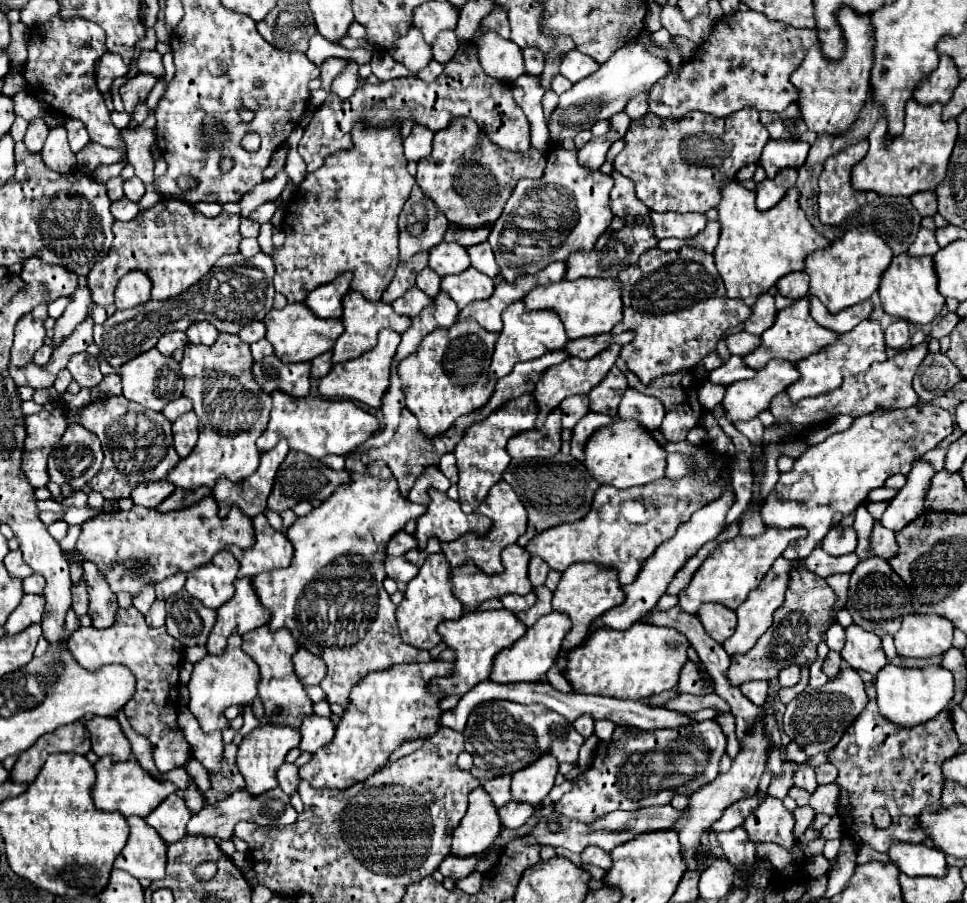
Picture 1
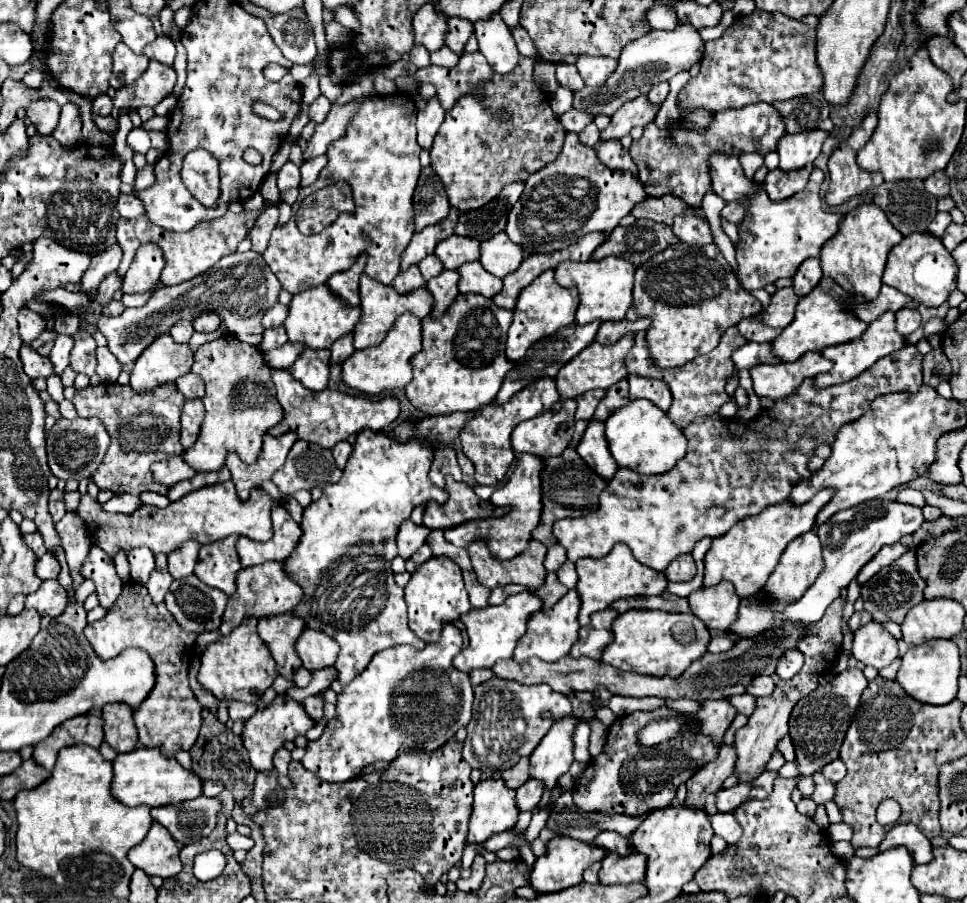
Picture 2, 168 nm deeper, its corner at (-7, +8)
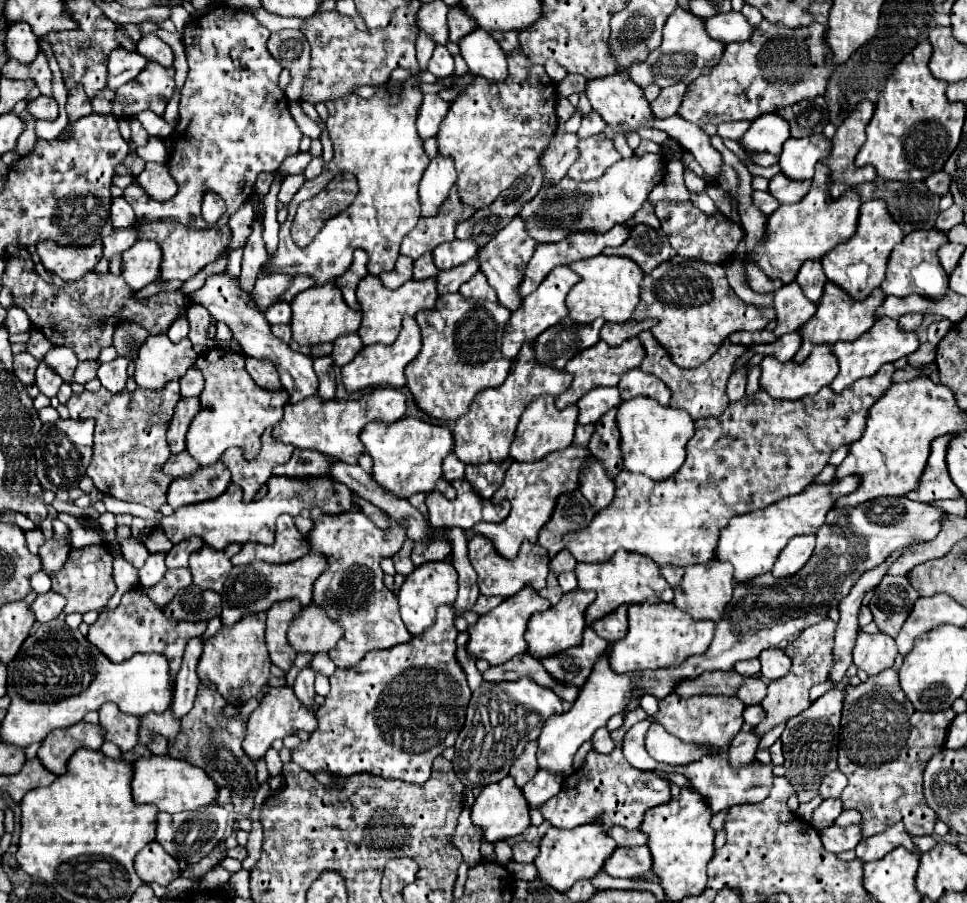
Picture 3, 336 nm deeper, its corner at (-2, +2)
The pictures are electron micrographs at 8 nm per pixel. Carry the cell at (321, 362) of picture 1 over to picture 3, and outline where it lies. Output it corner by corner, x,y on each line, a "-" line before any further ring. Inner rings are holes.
357,333
339,337
339,339
333,343
333,353
331,353
333,365
343,367
345,363
349,363
349,361
361,351
361,347
363,347
363,343
361,343
361,339
359,339

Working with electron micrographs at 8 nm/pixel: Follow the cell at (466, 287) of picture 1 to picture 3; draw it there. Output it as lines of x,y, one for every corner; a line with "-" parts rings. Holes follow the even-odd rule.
477,271
467,283
463,283
459,293
463,297
471,297
471,299
489,299
491,297
491,301
497,301
497,295
495,295
493,287
489,287
487,277
481,271

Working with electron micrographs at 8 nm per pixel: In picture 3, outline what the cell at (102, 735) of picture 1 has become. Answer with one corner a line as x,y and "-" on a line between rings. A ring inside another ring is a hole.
107,703
99,709
99,721
105,729
105,741
115,743
123,753
135,747
139,717
121,713
115,703

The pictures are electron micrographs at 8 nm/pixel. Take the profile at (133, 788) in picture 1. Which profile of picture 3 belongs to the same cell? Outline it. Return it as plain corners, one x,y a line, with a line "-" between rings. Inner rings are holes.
159,755
139,757
137,761
133,761
131,789
133,789
133,801
137,805
153,803
157,805
159,811
165,813
179,813
215,803
215,795
217,795
217,787
215,783
211,783
205,771
199,771
199,767
191,767
179,759
159,757

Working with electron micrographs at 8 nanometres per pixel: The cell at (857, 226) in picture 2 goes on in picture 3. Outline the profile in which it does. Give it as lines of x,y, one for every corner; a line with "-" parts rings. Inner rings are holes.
867,201
861,205
855,235
849,241
831,249
827,255
823,255
823,259
821,259
823,273
831,283
841,287
849,297
861,301
861,299
869,297
873,293
873,289
877,289
883,283
889,253
893,251
893,247
897,243
901,243
901,239
903,239
903,231
895,221
891,223
885,203
883,201

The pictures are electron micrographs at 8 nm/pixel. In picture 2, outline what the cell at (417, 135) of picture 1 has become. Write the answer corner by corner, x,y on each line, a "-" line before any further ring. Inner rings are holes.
432,97
430,101
422,101
418,99
416,101
418,105
418,145
424,147
424,149
430,149
432,147
432,141
444,121
444,109
442,105
438,103
436,97

